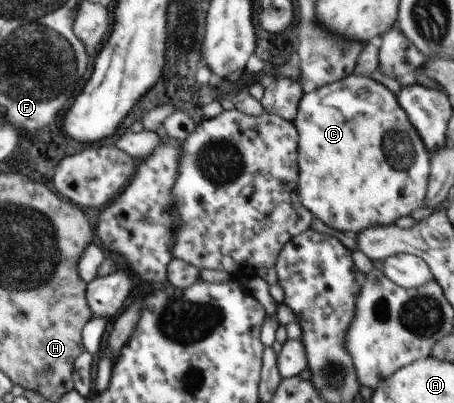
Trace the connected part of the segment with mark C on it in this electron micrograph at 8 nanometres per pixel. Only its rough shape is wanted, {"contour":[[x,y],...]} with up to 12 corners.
{"contour":[[350,75],[300,99],[301,203],[356,236],[426,200],[431,153]]}

